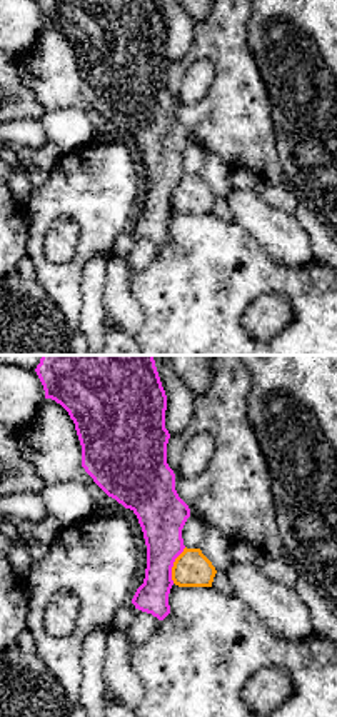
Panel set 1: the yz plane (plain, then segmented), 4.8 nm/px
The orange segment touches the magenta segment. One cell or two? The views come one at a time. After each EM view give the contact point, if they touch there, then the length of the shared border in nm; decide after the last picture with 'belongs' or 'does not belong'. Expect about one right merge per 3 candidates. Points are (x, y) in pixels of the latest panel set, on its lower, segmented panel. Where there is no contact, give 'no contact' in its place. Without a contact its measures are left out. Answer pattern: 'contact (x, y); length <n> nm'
contact (174, 566); length 190 nm

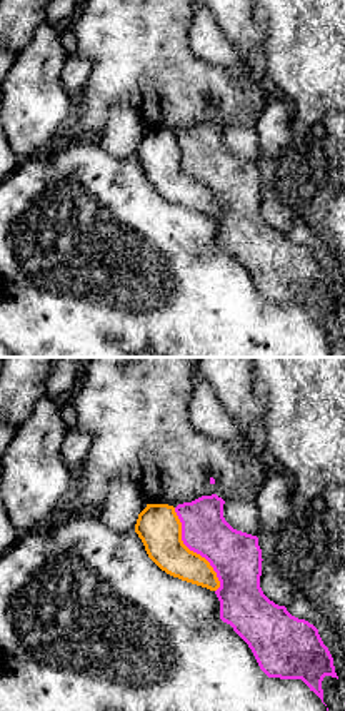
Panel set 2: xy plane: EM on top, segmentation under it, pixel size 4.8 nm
contact (192, 551); length 460 nm

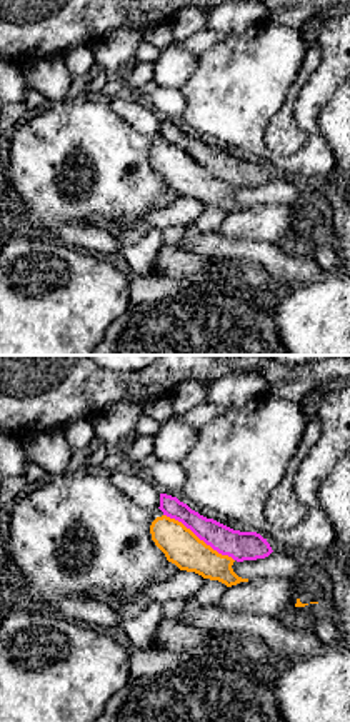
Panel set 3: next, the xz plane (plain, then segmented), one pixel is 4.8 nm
contact (197, 537); length 420 nm

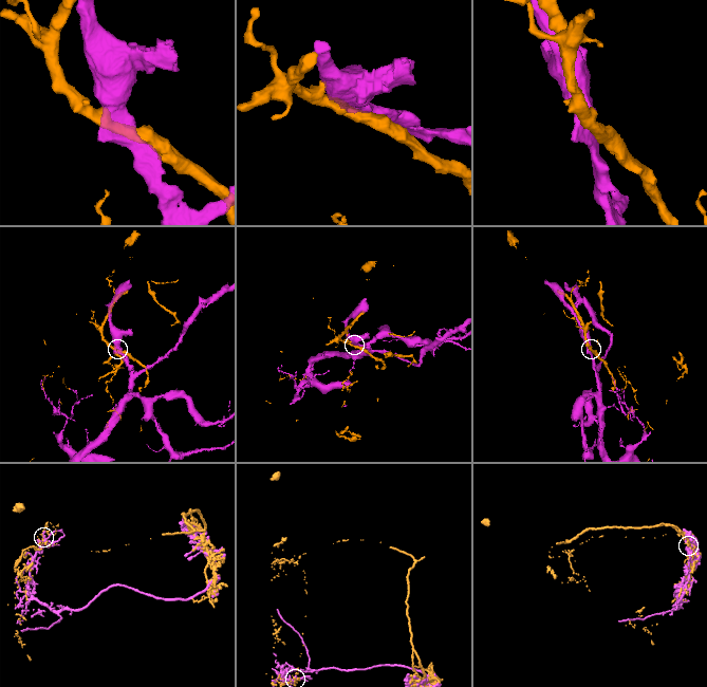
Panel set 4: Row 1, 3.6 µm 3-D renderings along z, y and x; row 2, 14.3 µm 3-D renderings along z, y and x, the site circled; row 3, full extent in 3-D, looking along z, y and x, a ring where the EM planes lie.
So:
does not belong

